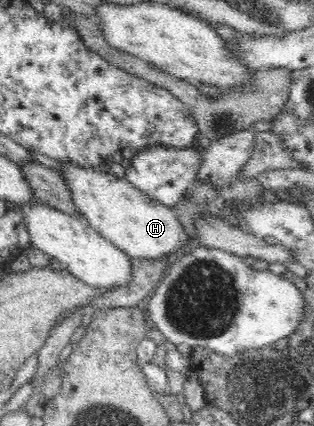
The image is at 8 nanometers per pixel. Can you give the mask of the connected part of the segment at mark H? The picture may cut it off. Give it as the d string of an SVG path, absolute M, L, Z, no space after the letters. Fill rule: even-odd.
M76 162L61 163L59 173L72 194L76 212L104 239L133 258L158 259L182 249L192 234L184 231L172 208L147 197L125 177L120 178L103 168L80 166Z

